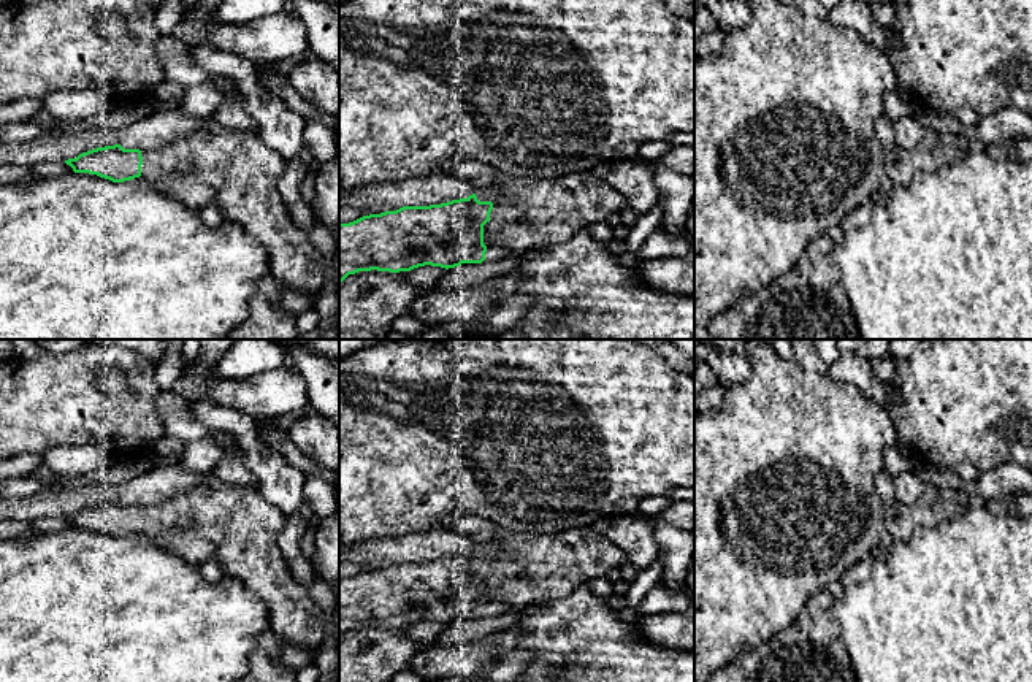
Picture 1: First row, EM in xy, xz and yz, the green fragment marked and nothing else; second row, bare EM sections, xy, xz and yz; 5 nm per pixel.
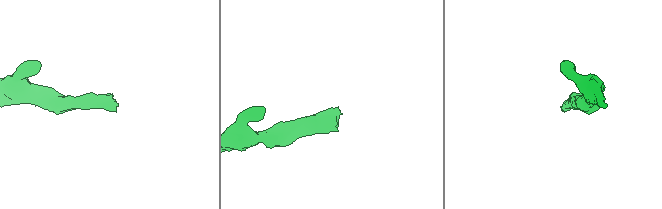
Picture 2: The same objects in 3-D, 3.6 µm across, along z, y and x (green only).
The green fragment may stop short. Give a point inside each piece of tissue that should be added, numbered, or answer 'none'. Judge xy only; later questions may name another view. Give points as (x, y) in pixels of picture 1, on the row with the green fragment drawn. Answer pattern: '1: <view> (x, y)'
1: xy (235, 170)

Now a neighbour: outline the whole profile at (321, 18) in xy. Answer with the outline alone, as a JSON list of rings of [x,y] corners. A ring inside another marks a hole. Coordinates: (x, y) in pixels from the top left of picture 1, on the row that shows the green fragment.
[[[289,0],[289,8],[306,25],[311,54],[328,62],[339,75],[339,5],[327,0]]]

